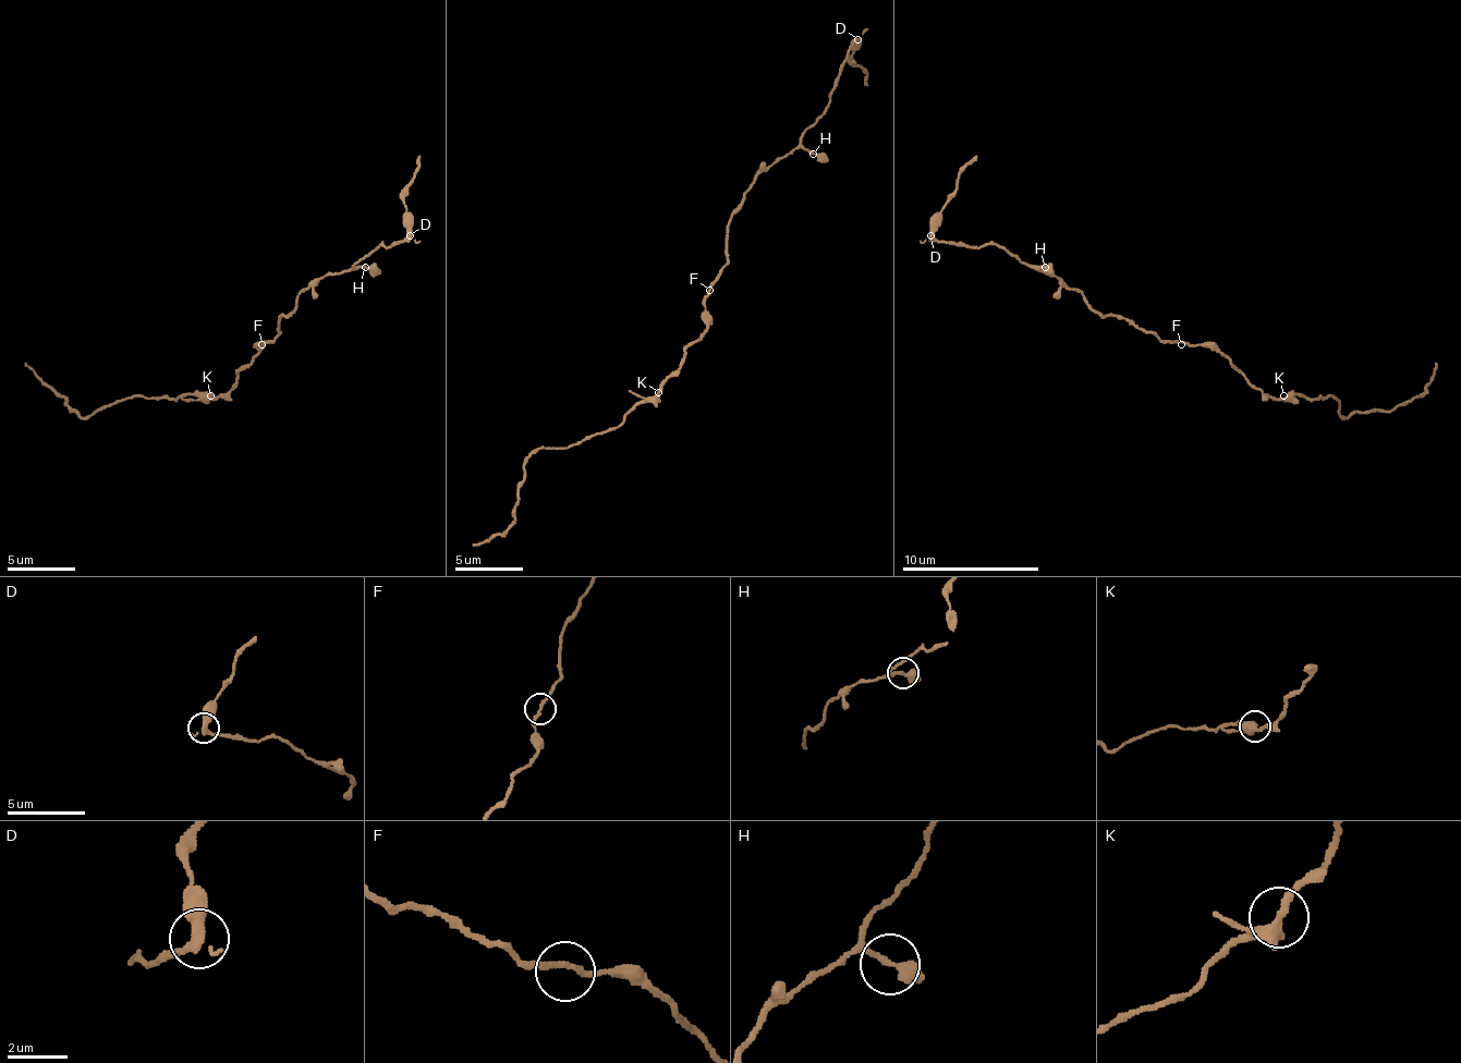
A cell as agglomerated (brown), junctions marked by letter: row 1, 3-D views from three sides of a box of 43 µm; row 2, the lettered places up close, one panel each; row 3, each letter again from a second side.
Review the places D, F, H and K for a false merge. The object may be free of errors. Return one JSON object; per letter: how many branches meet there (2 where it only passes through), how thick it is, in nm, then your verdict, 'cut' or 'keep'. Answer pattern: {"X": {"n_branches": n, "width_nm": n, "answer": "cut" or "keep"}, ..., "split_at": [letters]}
{"D": {"n_branches": 2, "width_nm": 360, "answer": "cut"}, "F": {"n_branches": 2, "width_nm": 190, "answer": "keep"}, "H": {"n_branches": 2, "width_nm": 360, "answer": "keep"}, "K": {"n_branches": 3, "width_nm": 340, "answer": "keep"}, "split_at": ["D"]}

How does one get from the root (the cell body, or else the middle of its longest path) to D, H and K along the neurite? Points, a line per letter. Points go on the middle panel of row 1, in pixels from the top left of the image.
D: (709, 290), (709, 283), (727, 263), (730, 215), (754, 180), (792, 149), (826, 108), (839, 64), (856, 40)
H: (709, 290), (709, 283), (727, 263), (730, 215), (744, 200), (744, 194), (754, 180), (795, 149), (812, 153)
K: (709, 290), (706, 296), (706, 331), (685, 351), (682, 365), (658, 392)

